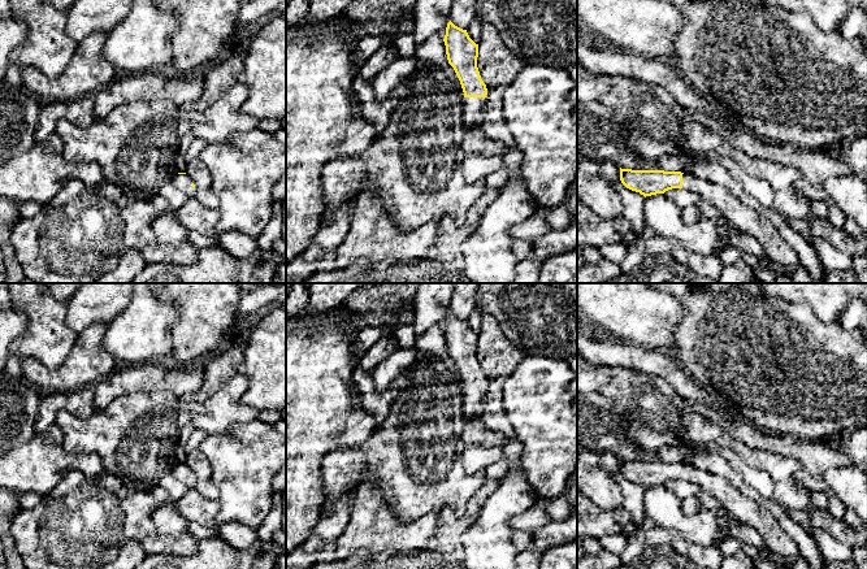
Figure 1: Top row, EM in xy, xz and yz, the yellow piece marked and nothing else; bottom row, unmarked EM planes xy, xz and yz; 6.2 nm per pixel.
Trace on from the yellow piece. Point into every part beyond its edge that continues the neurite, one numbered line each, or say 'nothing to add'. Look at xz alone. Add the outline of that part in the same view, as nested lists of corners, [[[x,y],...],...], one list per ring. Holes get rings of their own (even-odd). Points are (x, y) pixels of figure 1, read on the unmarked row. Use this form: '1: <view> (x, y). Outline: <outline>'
1: xz (472, 398). Outline: [[[464,388],[463,390],[463,413],[464,420],[480,418],[482,420],[484,405],[482,396],[484,388]]]

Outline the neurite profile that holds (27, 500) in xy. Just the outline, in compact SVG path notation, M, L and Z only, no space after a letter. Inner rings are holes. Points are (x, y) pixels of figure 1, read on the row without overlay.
M26 492L26 494L19 494L18 496L18 503L23 509L31 509L36 507L45 495L40 495L38 492Z

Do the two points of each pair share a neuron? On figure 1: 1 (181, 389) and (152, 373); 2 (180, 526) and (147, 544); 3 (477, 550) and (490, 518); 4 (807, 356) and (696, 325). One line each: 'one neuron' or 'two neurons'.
1: one neuron
2: two neurons
3: one neuron
4: one neuron

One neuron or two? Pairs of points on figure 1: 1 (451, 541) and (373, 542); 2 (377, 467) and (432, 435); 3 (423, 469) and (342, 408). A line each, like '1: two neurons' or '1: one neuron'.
1: two neurons
2: one neuron
3: two neurons

